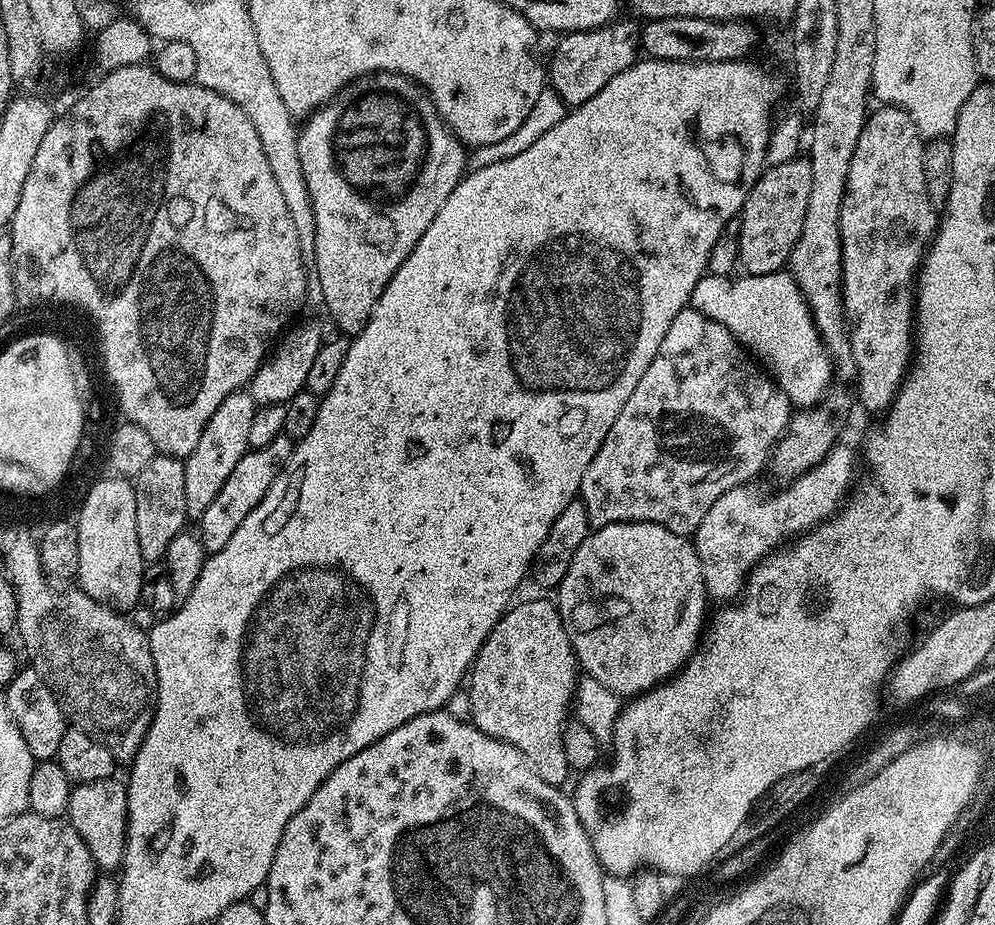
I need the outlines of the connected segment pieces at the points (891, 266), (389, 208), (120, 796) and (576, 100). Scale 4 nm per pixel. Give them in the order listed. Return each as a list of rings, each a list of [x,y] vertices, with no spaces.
[[[891,106],[877,109],[865,120],[858,146],[854,146],[854,158],[850,158],[850,174],[846,178],[846,194],[840,211],[840,241],[844,321],[848,324],[848,341],[856,367],[856,392],[866,411],[884,414],[914,359],[914,285],[924,253],[936,237],[938,210],[930,202],[926,174],[922,171],[925,141],[914,122],[910,122],[910,114]]]
[[[374,72],[371,76],[361,76],[353,80],[338,92],[333,100],[317,108],[311,116],[303,121],[298,132],[298,158],[302,158],[302,178],[306,178],[306,190],[310,190],[310,202],[314,206],[314,280],[320,283],[320,296],[332,315],[332,320],[337,324],[339,331],[344,334],[355,334],[362,331],[382,290],[394,278],[398,266],[406,262],[406,258],[418,246],[418,238],[426,234],[426,226],[434,222],[434,214],[442,210],[446,198],[458,186],[466,175],[464,160],[466,157],[465,145],[448,129],[448,125],[438,114],[431,95],[414,80],[400,76],[396,72]]]
[[[123,779],[75,785],[70,794],[66,819],[86,844],[97,869],[112,874],[123,865],[128,837],[128,790]]]
[[[613,21],[601,28],[563,35],[548,62],[550,86],[567,107],[573,108],[588,101],[624,69],[634,64],[640,52],[640,26],[637,21]]]

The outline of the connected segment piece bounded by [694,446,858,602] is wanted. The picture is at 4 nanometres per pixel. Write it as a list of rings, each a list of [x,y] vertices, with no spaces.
[[[837,446],[830,454],[826,454],[826,458],[822,458],[822,462],[803,472],[798,479],[787,481],[769,496],[760,496],[759,490],[752,488],[756,486],[751,483],[739,484],[734,490],[726,490],[726,494],[722,494],[722,498],[718,498],[714,506],[710,506],[706,518],[702,518],[698,530],[694,533],[698,562],[702,562],[702,578],[706,582],[709,597],[713,601],[720,600],[716,602],[735,601],[743,593],[744,582],[758,561],[839,512],[857,479],[856,460],[858,464],[857,453],[855,456],[850,449]]]

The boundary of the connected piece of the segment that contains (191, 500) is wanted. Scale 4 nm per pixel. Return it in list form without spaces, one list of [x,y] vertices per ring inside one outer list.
[[[241,390],[230,394],[218,410],[206,422],[206,430],[202,430],[202,438],[198,438],[198,446],[190,455],[183,457],[184,469],[186,470],[186,510],[189,517],[198,518],[214,502],[218,490],[230,478],[234,466],[250,450],[250,426],[254,422],[254,414],[258,405],[251,391]]]

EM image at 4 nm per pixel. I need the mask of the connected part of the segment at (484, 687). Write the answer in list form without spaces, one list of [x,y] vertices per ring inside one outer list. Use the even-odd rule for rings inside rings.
[[[548,600],[513,603],[494,626],[494,630],[490,630],[470,669],[466,691],[471,698],[471,723],[476,725],[479,732],[517,748],[528,759],[528,765],[546,783],[564,786],[570,777],[570,769],[566,762],[566,750],[562,750],[562,734],[570,716],[570,705],[574,700],[577,683],[576,655],[564,629],[559,607]]]

